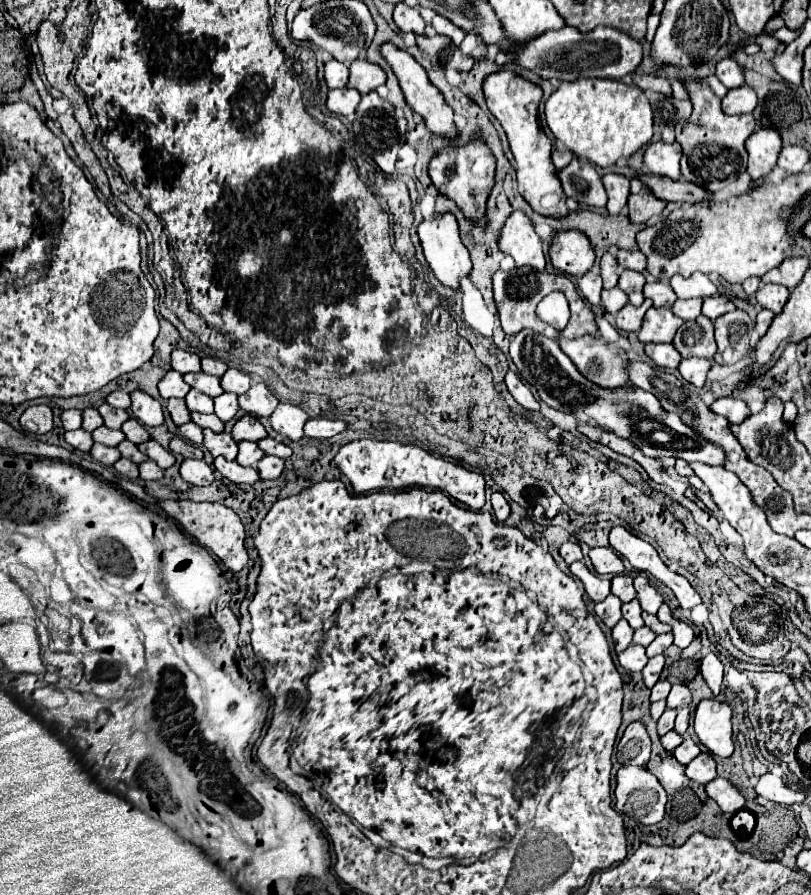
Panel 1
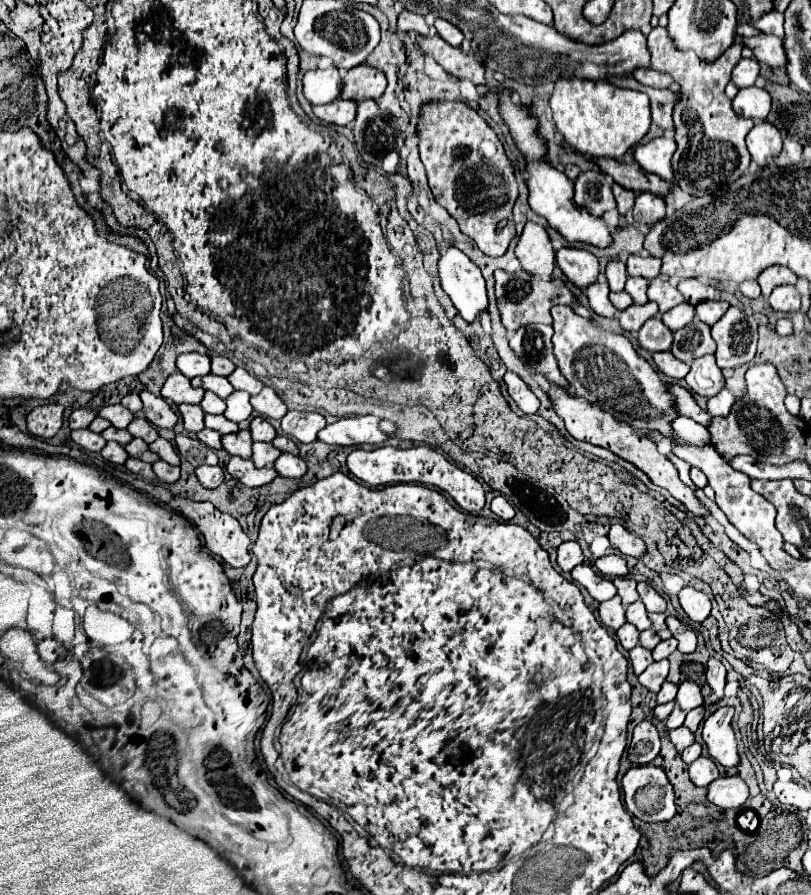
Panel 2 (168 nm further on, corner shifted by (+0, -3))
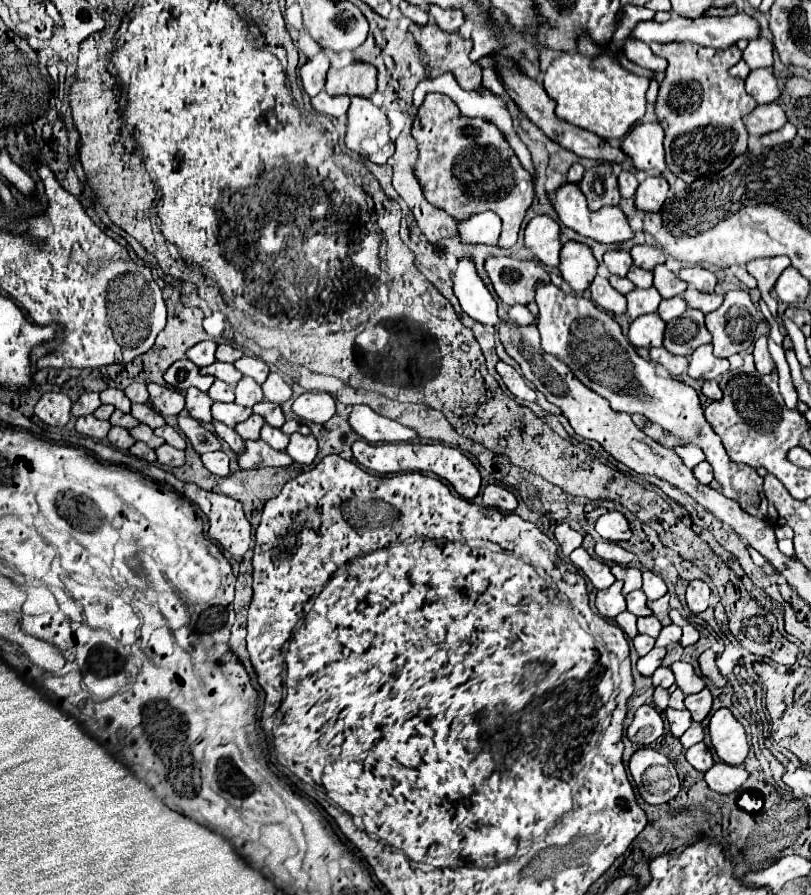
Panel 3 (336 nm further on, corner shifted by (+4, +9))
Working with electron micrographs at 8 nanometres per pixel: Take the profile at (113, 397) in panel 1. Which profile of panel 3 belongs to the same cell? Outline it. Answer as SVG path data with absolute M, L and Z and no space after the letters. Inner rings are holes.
M138 382L130 384L124 392L132 402L148 402L148 398L150 398L148 390L146 390L146 384L138 384Z

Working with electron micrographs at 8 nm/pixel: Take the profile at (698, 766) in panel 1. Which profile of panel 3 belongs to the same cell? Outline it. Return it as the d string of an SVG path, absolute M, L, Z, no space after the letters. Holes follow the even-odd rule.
M704 742L694 744L692 748L688 748L688 750L686 750L686 760L688 760L696 770L700 770L700 772L706 772L706 770L714 764L712 752L710 752L710 748L708 748Z

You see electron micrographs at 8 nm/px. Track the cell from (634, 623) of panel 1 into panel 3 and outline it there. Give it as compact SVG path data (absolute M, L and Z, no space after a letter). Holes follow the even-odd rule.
M634 590L626 596L626 602L628 602L628 610L636 616L650 616L652 610L648 608L648 600L646 600L646 594L642 590Z

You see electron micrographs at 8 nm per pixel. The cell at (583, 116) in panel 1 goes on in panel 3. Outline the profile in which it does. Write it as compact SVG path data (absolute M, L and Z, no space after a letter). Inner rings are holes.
M626 4L622 8L622 18L616 30L616 48L610 48L610 52L602 52L594 58L582 56L582 54L562 54L558 56L544 74L544 88L552 100L556 100L556 116L584 128L588 132L594 132L602 136L604 140L622 138L628 134L628 130L642 120L646 112L646 90L648 90L648 78L632 74L630 70L622 68L618 62L618 50L622 50L624 40L630 36L632 28L640 20L652 20L654 12L644 6L632 6Z

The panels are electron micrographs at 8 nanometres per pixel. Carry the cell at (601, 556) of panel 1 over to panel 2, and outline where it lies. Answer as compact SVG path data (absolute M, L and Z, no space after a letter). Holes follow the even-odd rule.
M602 556L594 562L594 566L604 574L604 576L610 576L610 578L616 578L616 576L626 576L628 574L628 568L626 568L626 560L622 556Z

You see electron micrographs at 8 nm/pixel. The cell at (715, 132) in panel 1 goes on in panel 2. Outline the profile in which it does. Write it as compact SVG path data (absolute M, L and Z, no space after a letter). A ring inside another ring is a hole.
M662 26L652 28L652 32L648 34L648 50L652 56L650 68L670 74L682 88L682 100L674 108L674 138L678 148L674 152L672 164L674 180L684 192L692 196L704 196L712 194L718 188L726 188L728 184L738 180L750 164L750 154L746 150L744 138L752 130L754 122L738 116L724 94L724 86L730 82L730 72L740 60L742 48L742 42L734 42L720 58L716 58L714 62L704 62L690 50L676 50Z

